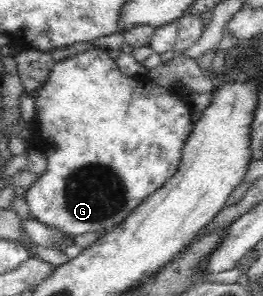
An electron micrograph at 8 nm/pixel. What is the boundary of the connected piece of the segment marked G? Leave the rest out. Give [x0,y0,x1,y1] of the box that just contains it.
[24,46,196,238]

